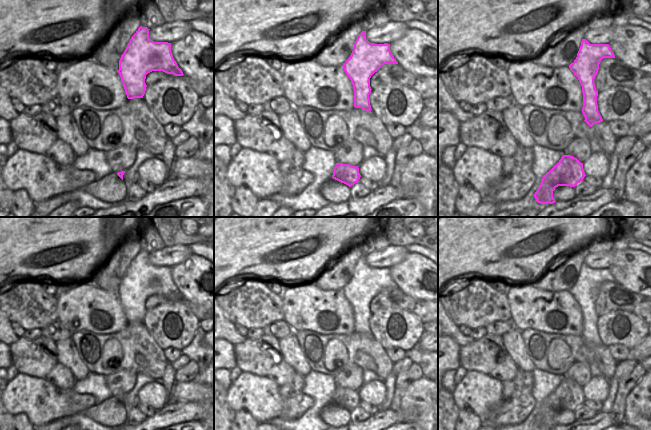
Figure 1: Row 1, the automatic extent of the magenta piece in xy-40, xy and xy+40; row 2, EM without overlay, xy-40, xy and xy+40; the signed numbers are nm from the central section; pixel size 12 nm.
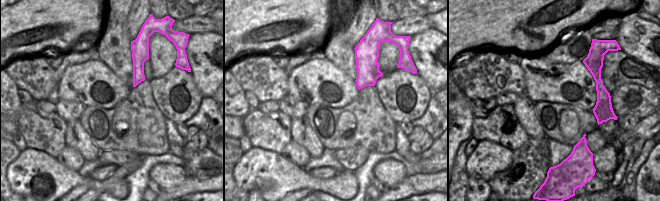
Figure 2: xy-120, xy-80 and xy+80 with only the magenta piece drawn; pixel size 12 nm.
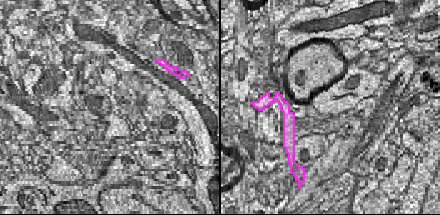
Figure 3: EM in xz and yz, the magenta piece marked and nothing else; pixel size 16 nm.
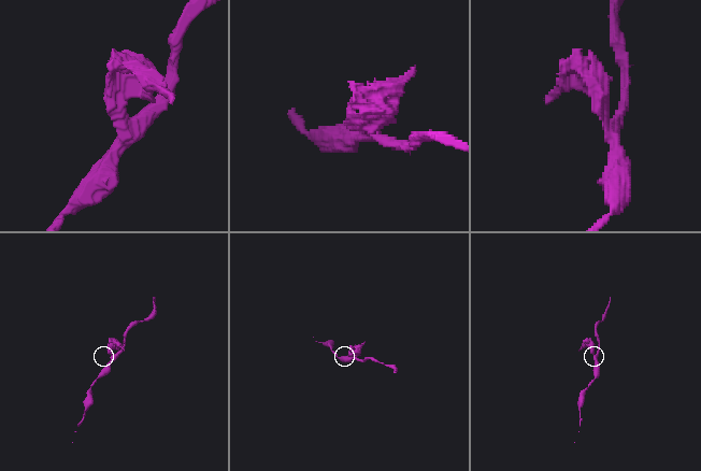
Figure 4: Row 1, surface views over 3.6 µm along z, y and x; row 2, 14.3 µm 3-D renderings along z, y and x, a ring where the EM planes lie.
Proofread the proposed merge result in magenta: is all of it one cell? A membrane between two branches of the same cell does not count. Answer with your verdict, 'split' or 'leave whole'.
split

